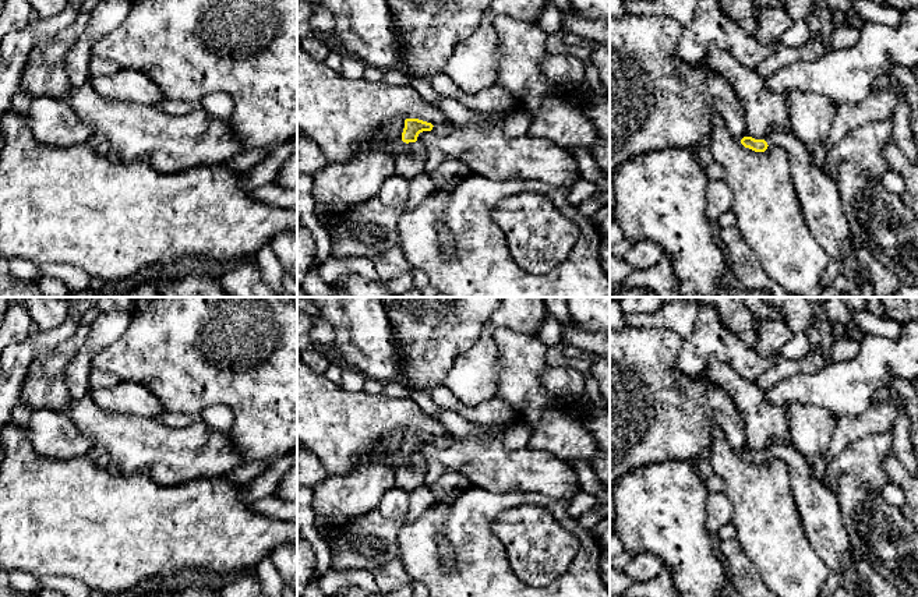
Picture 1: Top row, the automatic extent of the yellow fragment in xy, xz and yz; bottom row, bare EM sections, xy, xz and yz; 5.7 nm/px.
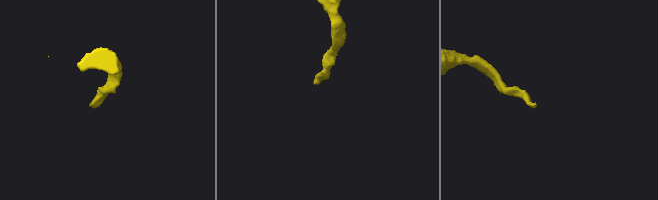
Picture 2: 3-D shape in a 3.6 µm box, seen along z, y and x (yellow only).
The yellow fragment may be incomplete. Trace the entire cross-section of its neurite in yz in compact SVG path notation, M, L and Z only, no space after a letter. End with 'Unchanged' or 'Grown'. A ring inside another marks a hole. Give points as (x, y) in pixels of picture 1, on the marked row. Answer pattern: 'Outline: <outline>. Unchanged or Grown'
Outline: M791 130L772 131L765 139L744 137L741 144L755 152L765 152L769 146L778 146L787 152L792 163L794 188L804 208L808 227L830 258L822 278L822 287L832 285L843 271L852 271L861 297L875 297L871 280L861 278L861 265L854 258L854 245L838 187L812 163L805 144Z. Grown

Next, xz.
Outline: M419 119L405 120L402 141L407 144L407 151L396 159L395 174L410 181L424 172L428 155L426 148L417 142L417 137L423 131L431 131L432 127L431 123Z. Grown

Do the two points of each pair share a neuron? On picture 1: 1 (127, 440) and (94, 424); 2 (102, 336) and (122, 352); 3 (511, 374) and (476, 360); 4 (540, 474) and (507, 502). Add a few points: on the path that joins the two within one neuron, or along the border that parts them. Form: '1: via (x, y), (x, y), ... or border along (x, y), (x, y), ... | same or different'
1: via (119, 434), (102, 428) | same
2: border along (130, 317), (129, 327), (94, 357), (91, 367) | different
3: border along (493, 336), (500, 363), (497, 394) | different
4: border along (487, 490), (493, 493), (542, 493), (551, 498) | different

